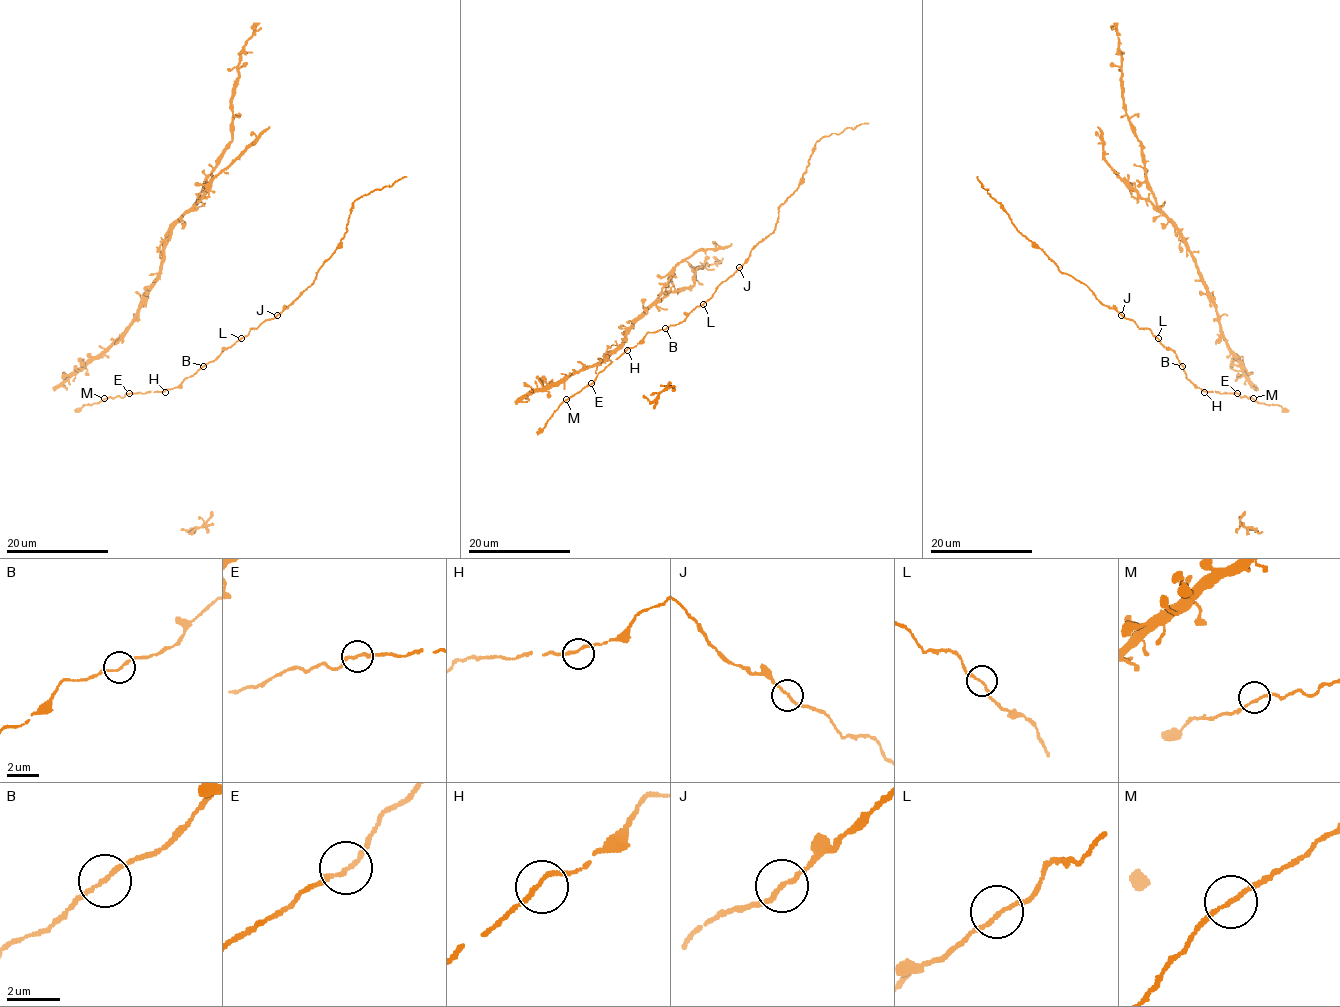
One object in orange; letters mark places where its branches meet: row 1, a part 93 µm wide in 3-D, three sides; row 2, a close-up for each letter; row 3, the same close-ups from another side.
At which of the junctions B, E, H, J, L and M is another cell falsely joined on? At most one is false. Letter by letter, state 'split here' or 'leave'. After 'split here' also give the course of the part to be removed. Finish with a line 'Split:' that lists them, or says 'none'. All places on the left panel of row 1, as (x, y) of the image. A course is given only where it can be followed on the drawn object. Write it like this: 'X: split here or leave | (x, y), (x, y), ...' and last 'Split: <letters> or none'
B: leave
E: leave
H: leave
J: split here | (277, 315), (312, 283), (317, 272), (335, 251), (346, 231), (352, 203), (406, 176)
L: leave
M: leave
Split: J

